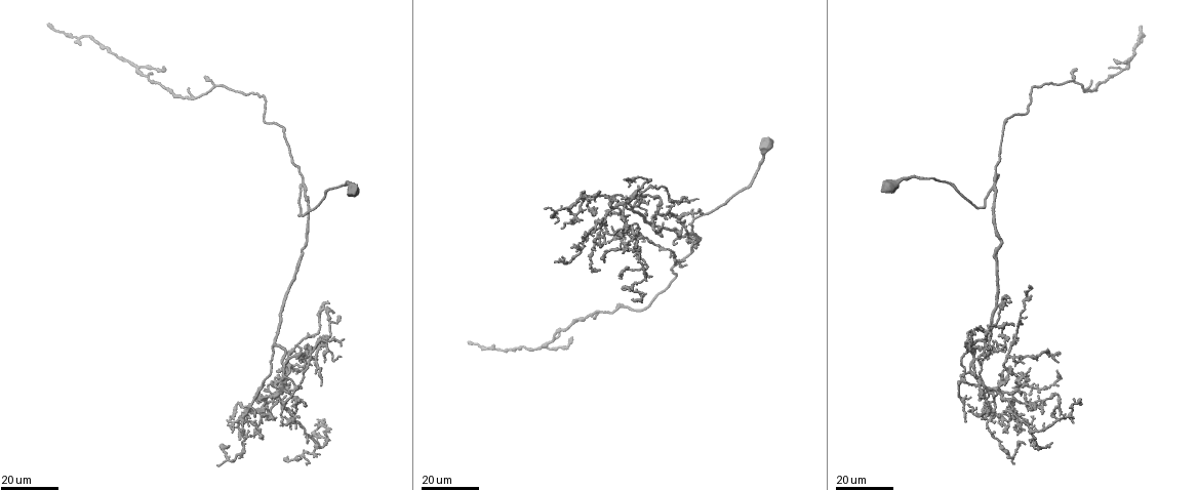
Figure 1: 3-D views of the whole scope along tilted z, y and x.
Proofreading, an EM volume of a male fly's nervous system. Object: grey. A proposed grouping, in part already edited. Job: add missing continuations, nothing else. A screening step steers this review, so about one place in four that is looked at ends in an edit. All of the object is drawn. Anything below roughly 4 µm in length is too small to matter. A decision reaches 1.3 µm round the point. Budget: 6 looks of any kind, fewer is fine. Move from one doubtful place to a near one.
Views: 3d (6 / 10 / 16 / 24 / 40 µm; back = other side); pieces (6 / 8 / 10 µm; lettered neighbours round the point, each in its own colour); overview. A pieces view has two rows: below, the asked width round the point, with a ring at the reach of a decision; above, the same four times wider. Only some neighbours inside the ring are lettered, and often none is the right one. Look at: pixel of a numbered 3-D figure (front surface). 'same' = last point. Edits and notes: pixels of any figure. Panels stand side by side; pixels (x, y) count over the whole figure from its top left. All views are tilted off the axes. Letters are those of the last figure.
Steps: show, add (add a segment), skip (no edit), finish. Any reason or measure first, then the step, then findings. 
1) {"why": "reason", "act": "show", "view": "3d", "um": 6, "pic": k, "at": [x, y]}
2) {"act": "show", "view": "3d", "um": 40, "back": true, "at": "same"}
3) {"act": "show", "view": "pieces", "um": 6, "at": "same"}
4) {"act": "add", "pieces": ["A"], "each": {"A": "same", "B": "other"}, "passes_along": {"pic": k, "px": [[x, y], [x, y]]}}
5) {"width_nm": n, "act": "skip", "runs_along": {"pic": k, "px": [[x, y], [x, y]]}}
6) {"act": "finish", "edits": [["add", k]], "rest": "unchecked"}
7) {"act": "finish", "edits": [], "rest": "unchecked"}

{"why": "branch stops here", "act": "show", "view": "3d", "um": 24, "pic": 1, "at": [189, 89]}

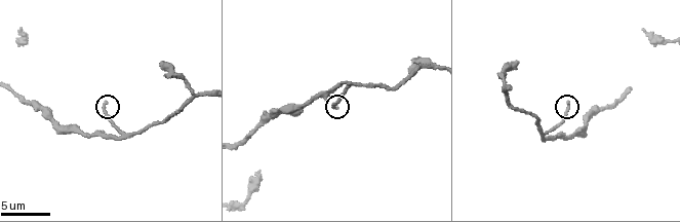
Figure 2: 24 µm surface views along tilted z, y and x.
{"why": "what lies round it", "act": "show", "view": "pieces", "um": 6, "pic": 2, "at": [105, 104]}

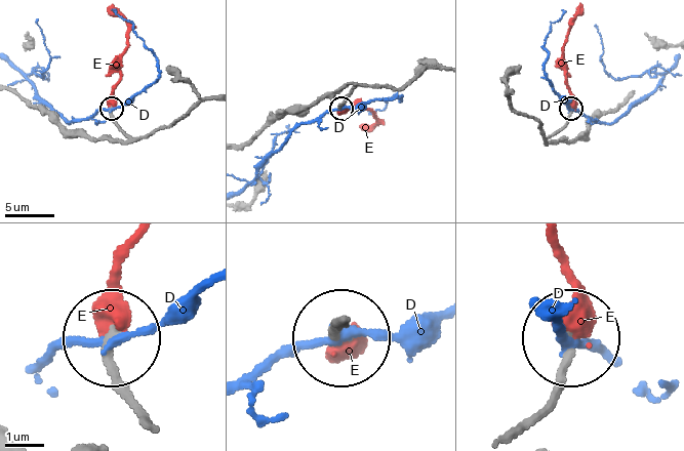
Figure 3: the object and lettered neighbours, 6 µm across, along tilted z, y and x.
{"act": "add", "pieces": ["E"], "each": {"D": "other", "E": "same"}, "passes_along": {"pic": 3, "px": [[558, 130], [564, 124], [571, 105], [564, 51], [578, 10]]}, "found": "it goes on there"}

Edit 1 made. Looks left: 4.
{"act": "show", "view": "overview"}

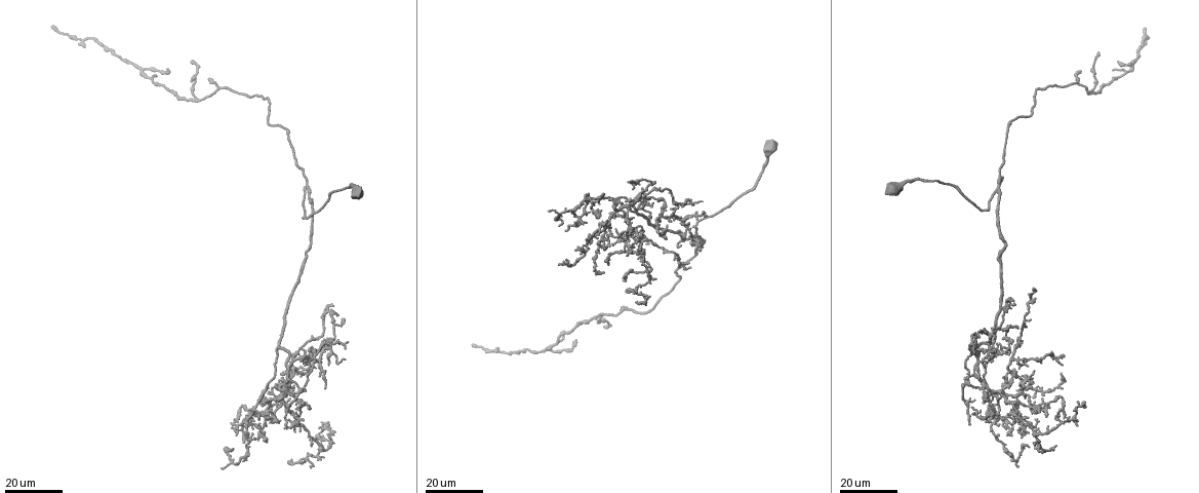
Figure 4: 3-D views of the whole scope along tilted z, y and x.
{"why": "an open end", "act": "show", "view": "3d", "um": 24, "pic": 4, "at": [1006, 350]}

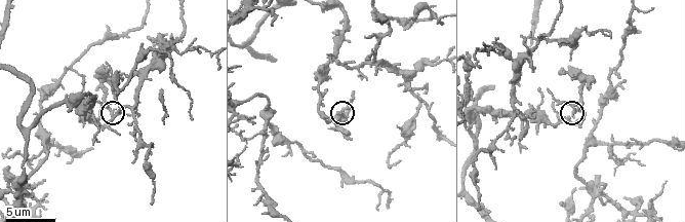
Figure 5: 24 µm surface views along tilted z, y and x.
{"act": "show", "view": "pieces", "um": 8, "pic": 5, "at": [338, 113]}

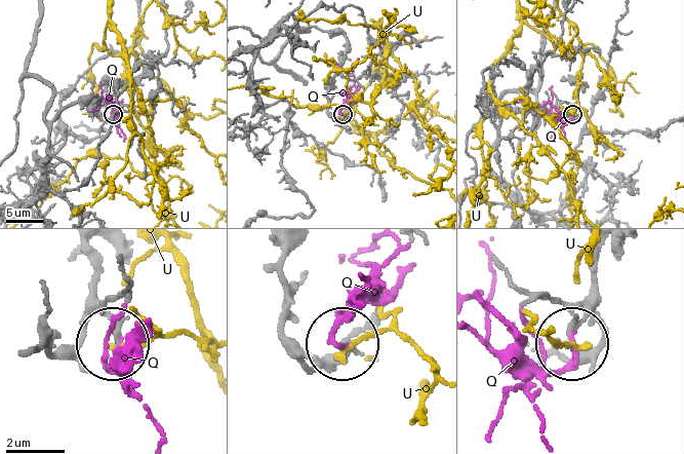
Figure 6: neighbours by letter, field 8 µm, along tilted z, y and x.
{"act": "skip", "each": {"Q": "other", "U": "other"}, "runs_along": {"pic": 6, "px": [[586, 357], [602, 341], [597, 317], [587, 316], [571, 342]]}, "found": "none of them fits"}

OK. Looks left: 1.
{"act": "finish", "edits": [["add", 3]], "rest": "unchecked"}

